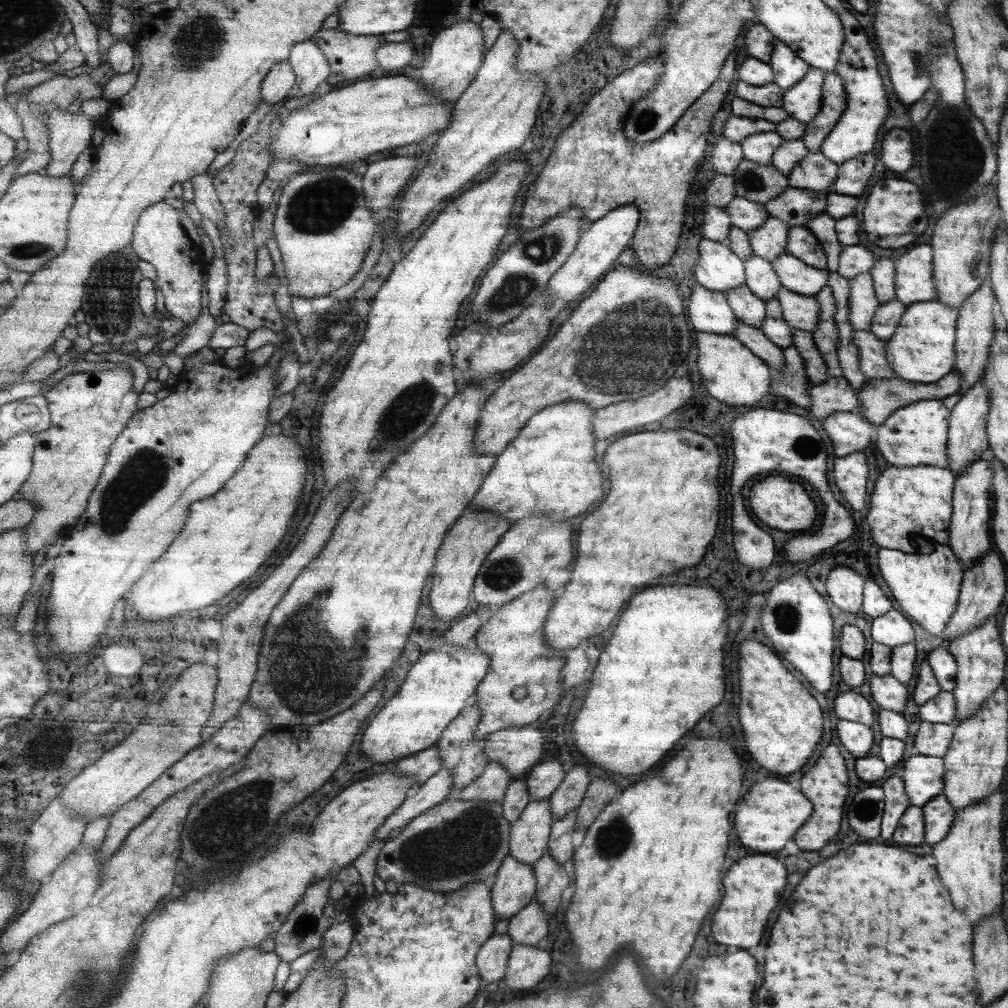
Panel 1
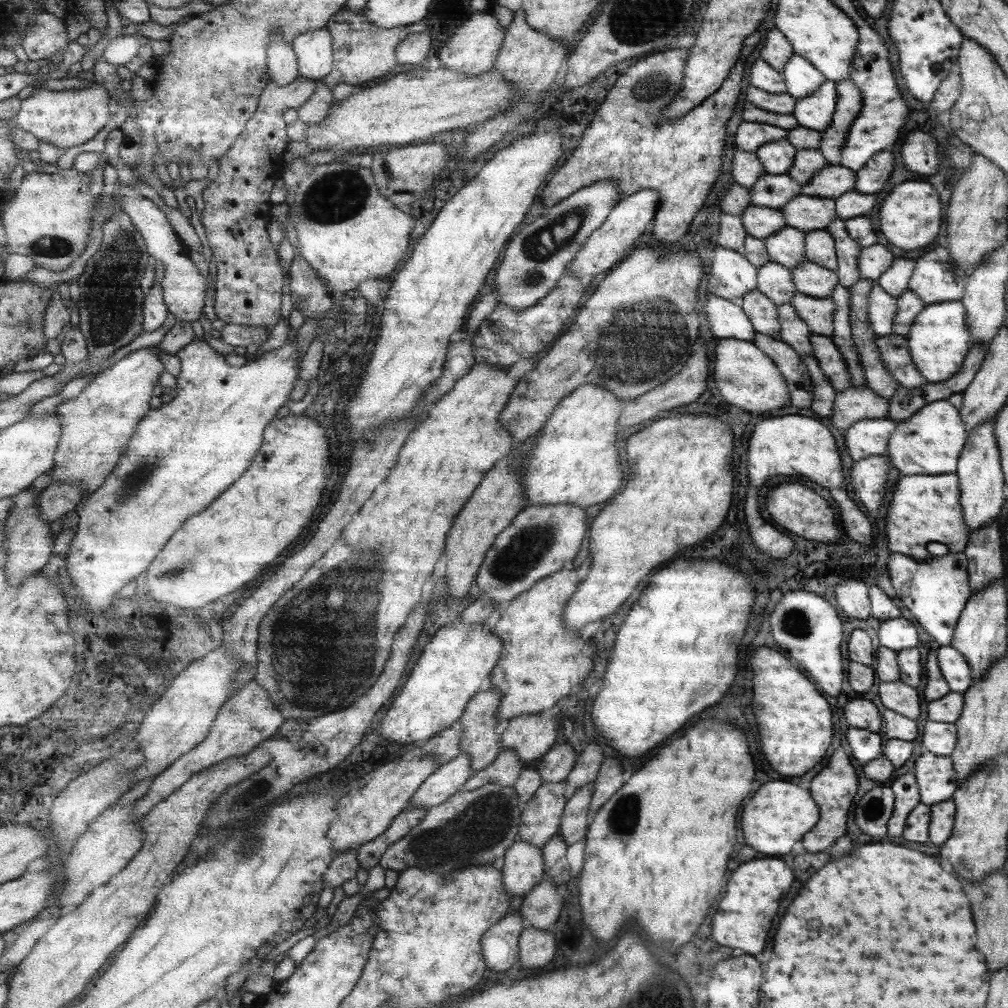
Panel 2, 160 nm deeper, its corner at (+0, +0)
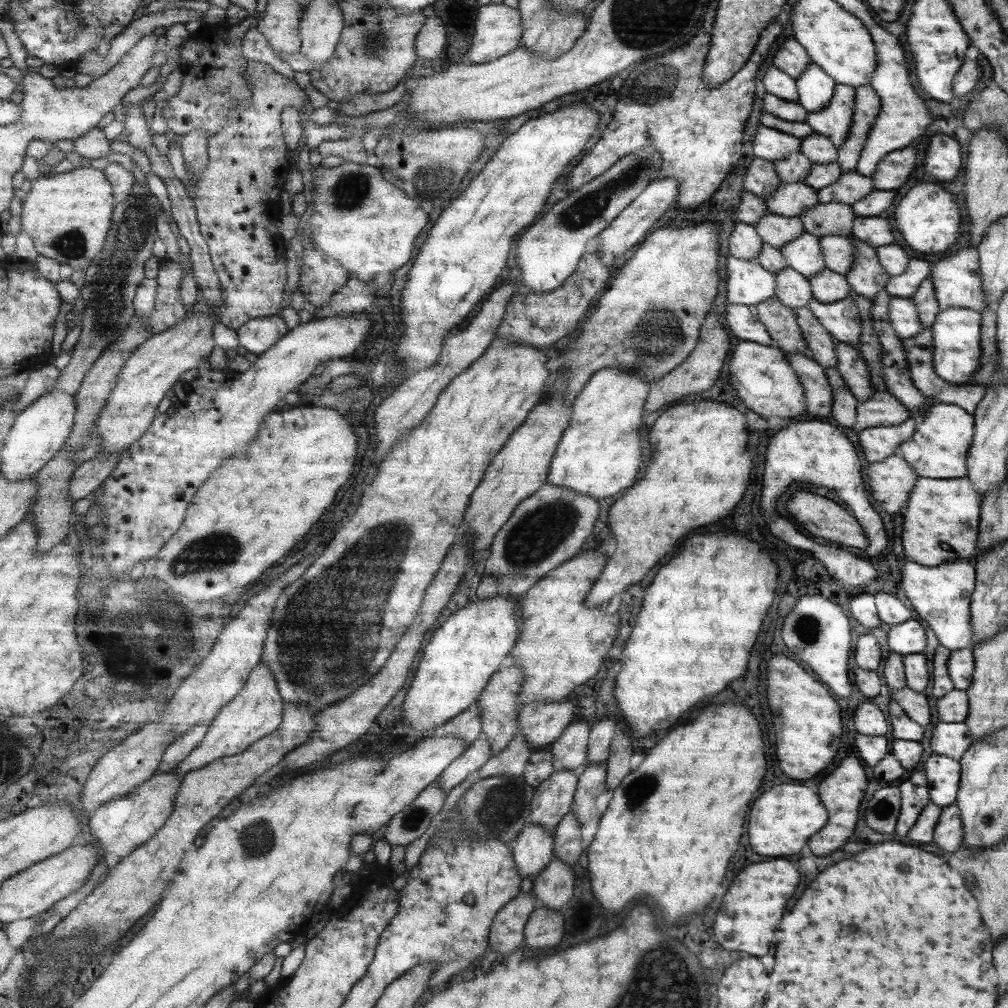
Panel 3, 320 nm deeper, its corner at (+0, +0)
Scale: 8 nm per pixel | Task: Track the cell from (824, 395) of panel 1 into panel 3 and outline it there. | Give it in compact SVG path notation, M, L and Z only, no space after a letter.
M887 391L874 393L856 408L856 421L852 426L857 433L872 426L897 426L910 417L910 412Z

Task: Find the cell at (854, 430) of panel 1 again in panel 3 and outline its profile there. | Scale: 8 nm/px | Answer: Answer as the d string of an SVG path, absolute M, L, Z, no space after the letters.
M909 417L897 426L864 428L857 432L857 448L861 450L868 464L886 460L887 457L897 454L899 445L909 440L918 423L919 419Z

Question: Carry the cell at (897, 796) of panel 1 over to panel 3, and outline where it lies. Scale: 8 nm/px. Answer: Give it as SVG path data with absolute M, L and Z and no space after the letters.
M910 771L896 785L900 789L901 818L897 820L895 834L904 838L915 824L921 810L930 803L931 799L924 771Z

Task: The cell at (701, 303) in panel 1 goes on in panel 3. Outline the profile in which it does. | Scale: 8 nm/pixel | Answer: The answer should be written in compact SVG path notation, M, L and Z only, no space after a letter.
M728 303L724 318L729 332L740 341L756 342L763 346L773 344L768 331L750 307Z

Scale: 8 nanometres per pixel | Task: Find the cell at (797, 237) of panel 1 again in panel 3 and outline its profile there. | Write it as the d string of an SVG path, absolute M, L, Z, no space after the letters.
M828 234L819 239L826 270L835 271L839 275L849 273L856 260L856 247L852 243L853 238Z

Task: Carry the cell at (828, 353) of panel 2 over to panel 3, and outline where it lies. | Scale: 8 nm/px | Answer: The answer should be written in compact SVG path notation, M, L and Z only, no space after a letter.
M836 342L837 364L845 386L858 402L865 402L875 391L868 365L861 358L860 350L845 343Z

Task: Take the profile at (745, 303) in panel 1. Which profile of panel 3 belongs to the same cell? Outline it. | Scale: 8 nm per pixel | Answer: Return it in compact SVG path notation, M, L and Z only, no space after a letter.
M775 296L751 309L768 331L774 346L784 352L807 353L808 343L801 334L792 309L779 302Z

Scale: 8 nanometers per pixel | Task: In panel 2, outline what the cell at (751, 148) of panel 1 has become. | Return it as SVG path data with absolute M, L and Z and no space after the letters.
M786 140L762 144L755 152L767 174L788 174L794 161L796 149Z

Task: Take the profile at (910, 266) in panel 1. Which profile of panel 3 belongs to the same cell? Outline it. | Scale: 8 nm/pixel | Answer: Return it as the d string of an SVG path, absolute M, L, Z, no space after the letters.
M965 247L954 254L947 255L931 266L928 277L932 280L933 294L938 302L939 310L965 307L982 311L986 307L984 286L980 275L980 257L975 248Z

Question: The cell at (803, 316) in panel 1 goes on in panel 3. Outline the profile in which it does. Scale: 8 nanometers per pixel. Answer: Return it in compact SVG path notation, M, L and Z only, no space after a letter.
M847 296L840 301L827 304L812 299L807 307L823 328L828 330L835 342L853 347L860 345L861 319L858 306L851 297Z

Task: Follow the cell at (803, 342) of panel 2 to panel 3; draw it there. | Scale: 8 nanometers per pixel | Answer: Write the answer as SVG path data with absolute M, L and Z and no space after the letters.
M809 307L793 309L796 321L800 325L801 334L808 343L807 355L824 368L835 368L837 364L836 342L818 322Z

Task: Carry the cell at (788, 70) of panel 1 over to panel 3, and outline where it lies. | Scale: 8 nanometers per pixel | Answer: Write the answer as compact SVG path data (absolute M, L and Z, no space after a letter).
M809 63L796 79L799 91L798 103L807 113L825 108L832 100L836 82L816 64Z

